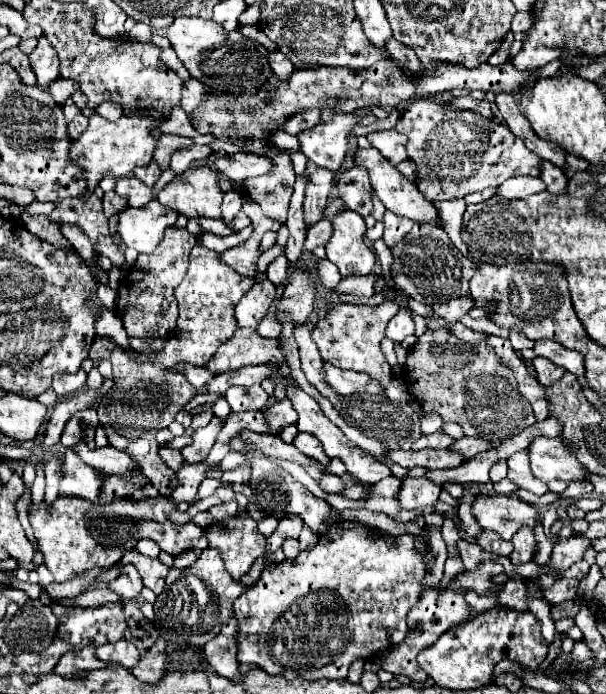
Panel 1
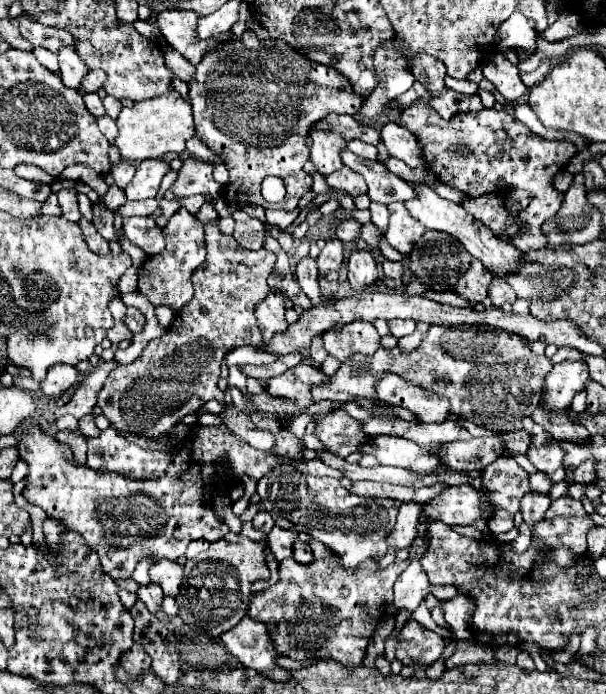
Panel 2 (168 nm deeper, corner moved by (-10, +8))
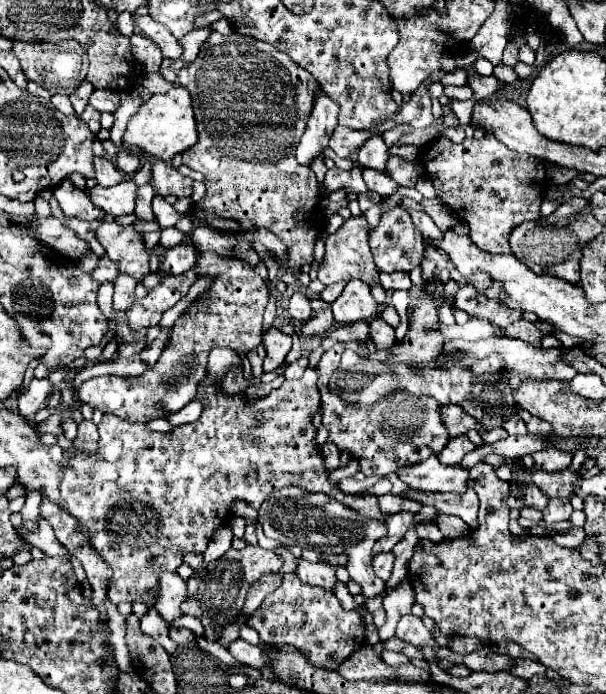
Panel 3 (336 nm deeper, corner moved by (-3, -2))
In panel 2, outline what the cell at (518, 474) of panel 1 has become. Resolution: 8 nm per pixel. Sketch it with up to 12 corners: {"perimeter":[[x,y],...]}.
{"perimeter":[[531,417],[523,429],[531,436],[526,458],[554,484],[564,480],[564,452]]}

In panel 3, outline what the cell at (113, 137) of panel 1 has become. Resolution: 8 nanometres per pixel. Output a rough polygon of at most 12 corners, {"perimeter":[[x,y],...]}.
{"perimeter":[[155,94],[123,148],[165,162],[197,142],[191,96]]}

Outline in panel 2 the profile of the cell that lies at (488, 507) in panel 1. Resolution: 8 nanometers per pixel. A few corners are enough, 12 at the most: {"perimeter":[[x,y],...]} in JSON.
{"perimeter":[[450,486],[422,504],[422,520],[472,524],[486,490]]}

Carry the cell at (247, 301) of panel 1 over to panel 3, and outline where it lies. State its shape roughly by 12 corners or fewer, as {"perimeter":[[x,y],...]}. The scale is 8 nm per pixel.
{"perimeter":[[263,330],[263,370],[279,368],[291,350],[291,336]]}

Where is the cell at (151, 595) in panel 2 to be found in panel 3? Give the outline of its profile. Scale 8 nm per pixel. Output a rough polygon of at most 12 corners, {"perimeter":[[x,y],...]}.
{"perimeter":[[155,608],[143,614],[141,630],[169,652],[177,644],[169,638],[169,624]]}

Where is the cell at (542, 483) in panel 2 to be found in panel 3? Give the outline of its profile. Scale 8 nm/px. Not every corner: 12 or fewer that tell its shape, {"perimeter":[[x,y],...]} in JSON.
{"perimeter":[[533,472],[531,480],[547,498],[569,498],[579,474]]}

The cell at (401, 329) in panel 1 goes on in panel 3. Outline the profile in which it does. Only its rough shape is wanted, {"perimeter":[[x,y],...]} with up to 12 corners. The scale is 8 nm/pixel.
{"perimeter":[[381,318],[371,320],[369,330],[377,348],[397,344],[395,330]]}

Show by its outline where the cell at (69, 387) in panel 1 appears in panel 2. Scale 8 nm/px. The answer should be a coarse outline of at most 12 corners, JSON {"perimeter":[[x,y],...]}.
{"perimeter":[[54,364],[40,390],[58,398],[80,380],[74,366]]}

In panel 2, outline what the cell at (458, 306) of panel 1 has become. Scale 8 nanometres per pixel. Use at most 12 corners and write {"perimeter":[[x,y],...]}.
{"perimeter":[[472,260],[458,278],[455,293],[470,302],[488,296],[494,276],[482,262]]}

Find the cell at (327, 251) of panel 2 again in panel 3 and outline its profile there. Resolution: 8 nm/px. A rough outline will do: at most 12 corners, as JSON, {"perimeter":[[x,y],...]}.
{"perimeter":[[347,218],[325,240],[319,280],[325,286],[379,280],[369,224]]}

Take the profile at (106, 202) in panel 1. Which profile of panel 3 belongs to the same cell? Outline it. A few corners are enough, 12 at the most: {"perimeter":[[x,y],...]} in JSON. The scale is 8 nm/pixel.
{"perimeter":[[67,178],[53,188],[61,210],[79,220],[97,222],[105,212],[85,190]]}

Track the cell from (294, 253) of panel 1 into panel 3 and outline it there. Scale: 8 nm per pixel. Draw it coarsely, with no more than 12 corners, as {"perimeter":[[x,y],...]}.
{"perimeter":[[295,292],[289,300],[289,314],[297,322],[313,316],[311,298]]}

